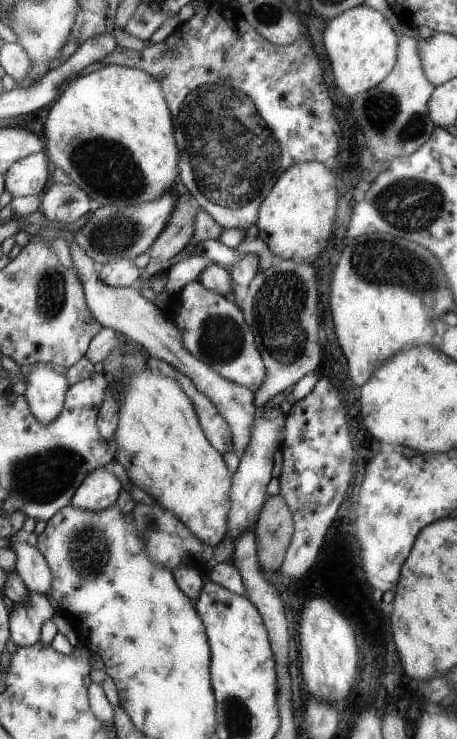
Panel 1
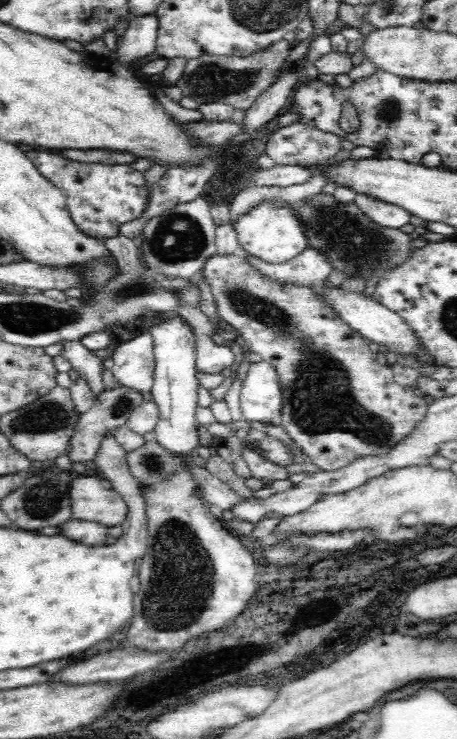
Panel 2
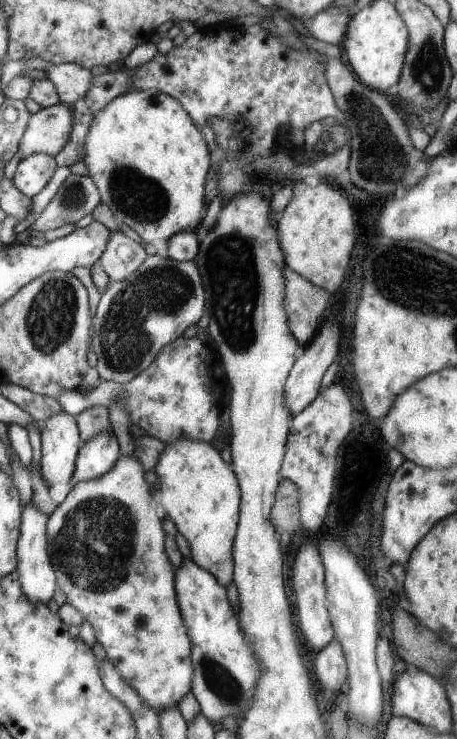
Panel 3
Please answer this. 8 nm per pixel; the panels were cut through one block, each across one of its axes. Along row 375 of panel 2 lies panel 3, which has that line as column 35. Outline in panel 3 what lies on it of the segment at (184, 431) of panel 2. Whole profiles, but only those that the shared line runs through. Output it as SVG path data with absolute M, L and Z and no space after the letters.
M35 153L20 161L12 179L23 194L33 198L49 184L55 170L57 162L54 156Z

